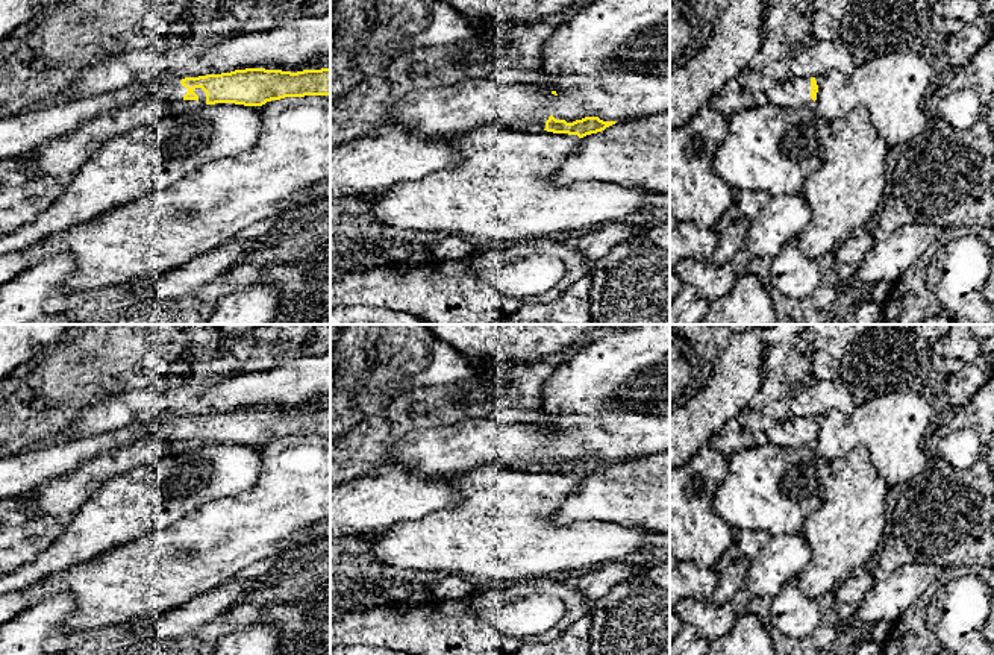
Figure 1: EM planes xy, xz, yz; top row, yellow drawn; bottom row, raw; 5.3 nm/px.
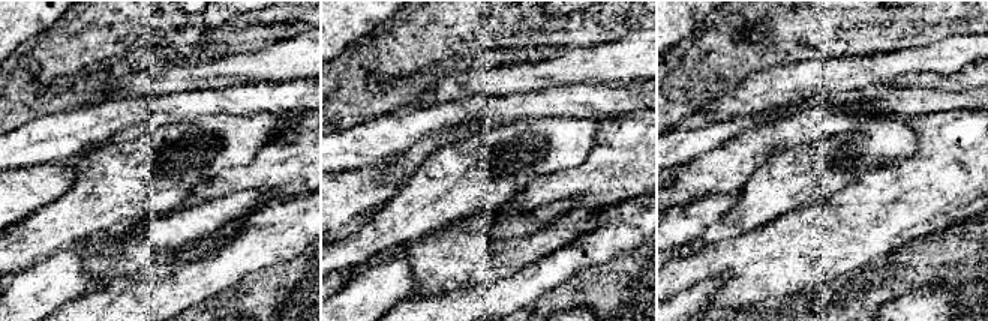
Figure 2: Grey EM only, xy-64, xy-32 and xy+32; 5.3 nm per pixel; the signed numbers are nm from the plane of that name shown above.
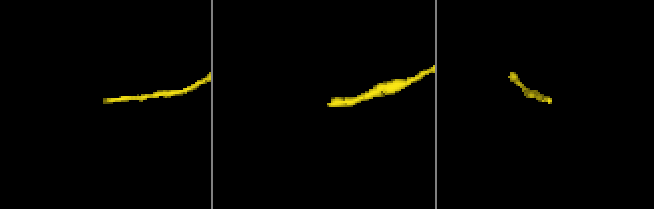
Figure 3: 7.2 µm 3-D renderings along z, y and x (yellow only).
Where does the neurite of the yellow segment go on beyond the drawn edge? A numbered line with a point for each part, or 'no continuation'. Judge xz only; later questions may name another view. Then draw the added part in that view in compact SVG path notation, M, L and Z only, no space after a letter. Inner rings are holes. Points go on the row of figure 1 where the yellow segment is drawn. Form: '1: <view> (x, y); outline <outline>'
1: xz (450, 109); outline M464 79L455 85L412 91L391 111L388 129L447 138L485 124L544 130L561 96L530 85L495 85Z

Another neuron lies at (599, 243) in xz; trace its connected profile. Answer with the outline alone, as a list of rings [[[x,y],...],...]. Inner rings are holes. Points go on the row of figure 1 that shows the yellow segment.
[[[623,220],[599,227],[582,237],[577,247],[586,259],[595,262],[597,259],[605,258],[615,246],[632,240],[642,230],[644,229],[636,227],[629,220]]]

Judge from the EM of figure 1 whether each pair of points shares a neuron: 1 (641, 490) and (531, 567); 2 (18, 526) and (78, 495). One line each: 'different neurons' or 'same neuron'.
1: different neurons
2: different neurons

